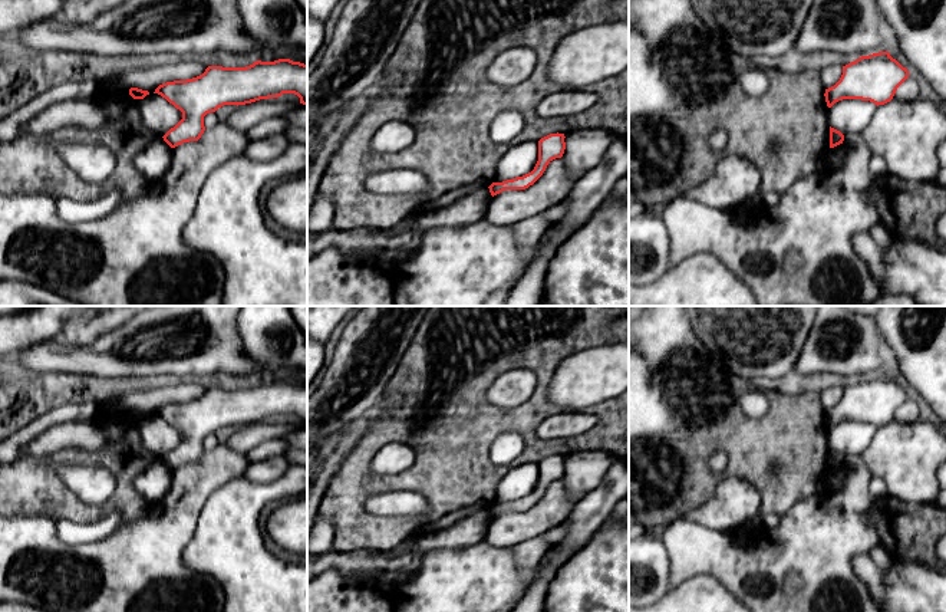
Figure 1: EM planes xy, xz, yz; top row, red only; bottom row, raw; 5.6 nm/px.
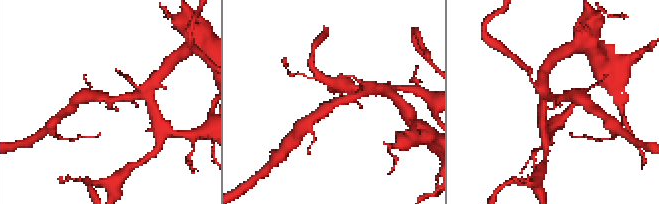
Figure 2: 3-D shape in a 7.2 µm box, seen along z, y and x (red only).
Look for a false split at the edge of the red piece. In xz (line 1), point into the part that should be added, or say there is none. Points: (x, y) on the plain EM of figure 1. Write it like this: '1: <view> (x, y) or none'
1: none

